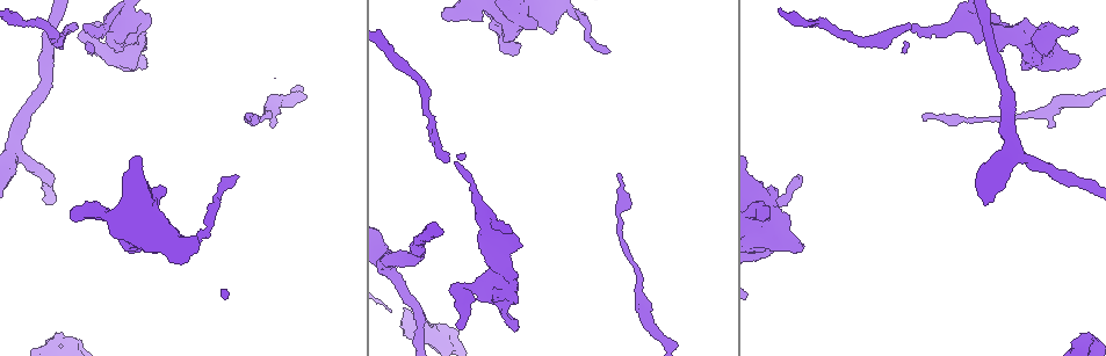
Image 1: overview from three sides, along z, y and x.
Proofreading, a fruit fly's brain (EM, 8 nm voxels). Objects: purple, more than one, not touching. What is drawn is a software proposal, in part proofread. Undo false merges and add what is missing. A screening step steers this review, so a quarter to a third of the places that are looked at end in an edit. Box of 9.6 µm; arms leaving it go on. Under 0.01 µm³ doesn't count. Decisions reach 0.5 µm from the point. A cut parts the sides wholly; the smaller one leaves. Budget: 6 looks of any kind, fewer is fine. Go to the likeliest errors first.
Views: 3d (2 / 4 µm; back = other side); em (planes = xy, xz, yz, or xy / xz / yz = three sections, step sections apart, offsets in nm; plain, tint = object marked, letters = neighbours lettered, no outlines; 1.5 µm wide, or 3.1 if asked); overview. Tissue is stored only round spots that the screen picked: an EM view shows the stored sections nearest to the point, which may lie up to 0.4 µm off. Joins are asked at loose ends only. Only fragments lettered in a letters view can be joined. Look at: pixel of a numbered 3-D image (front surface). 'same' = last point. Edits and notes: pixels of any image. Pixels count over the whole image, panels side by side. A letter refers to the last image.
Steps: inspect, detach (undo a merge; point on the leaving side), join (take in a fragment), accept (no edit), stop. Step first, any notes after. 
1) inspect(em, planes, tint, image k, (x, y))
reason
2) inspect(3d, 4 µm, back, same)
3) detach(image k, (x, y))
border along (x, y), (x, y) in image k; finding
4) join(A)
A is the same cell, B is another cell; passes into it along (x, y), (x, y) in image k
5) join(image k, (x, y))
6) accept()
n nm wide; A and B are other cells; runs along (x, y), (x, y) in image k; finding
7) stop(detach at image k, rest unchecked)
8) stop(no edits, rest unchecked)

inspect(3d, 2 µm, image 1, (73, 219))

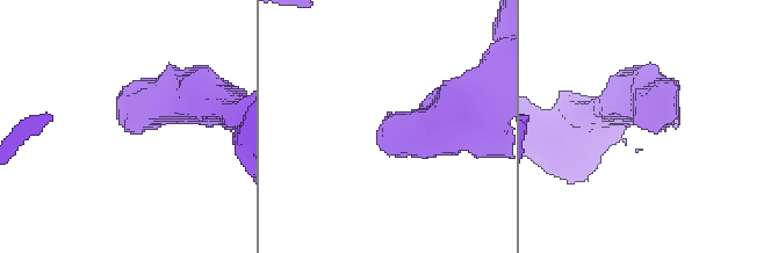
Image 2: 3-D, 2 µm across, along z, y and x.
inspect(em, planes, letters, image 2, (125, 126))

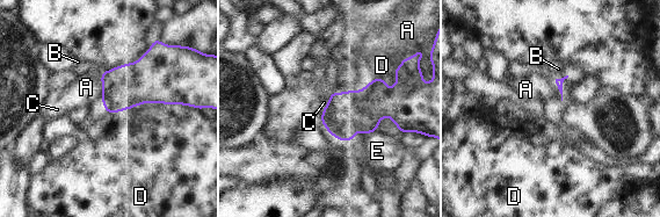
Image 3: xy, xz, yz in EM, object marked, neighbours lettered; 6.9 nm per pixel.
accept()
D touches over 550 nm; A, B, C, D and E are other cells; none of them fits

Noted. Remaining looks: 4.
inspect(em, planes, letters, image 1, (1053, 127))
branch stops here

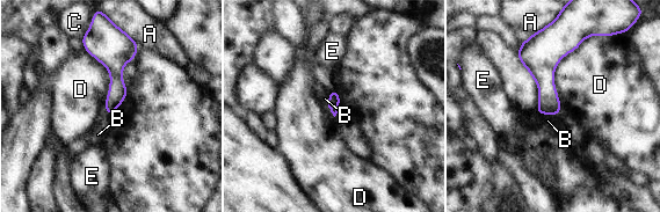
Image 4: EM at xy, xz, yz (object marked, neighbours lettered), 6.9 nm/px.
accept()
A, B, C, D and E are other cells; border along (589, 36), (556, 67), (561, 110) in image 4; none of them fits

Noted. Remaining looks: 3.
inspect(3d, 4 µm, image 1, (993, 14))
free end

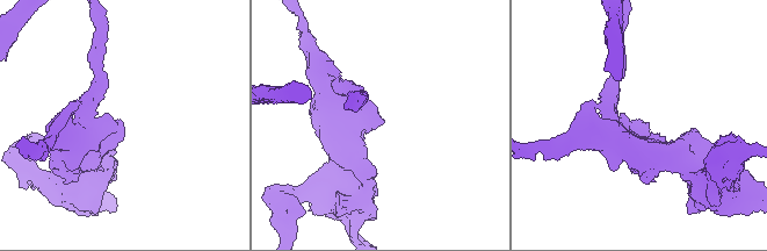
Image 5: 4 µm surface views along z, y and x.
inspect(em, xz, step 8, tint, image 5, (641, 120))

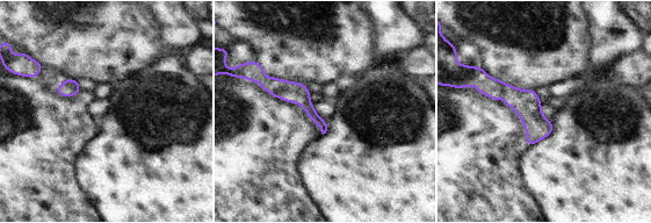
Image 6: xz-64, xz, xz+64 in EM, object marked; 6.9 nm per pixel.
inspect(em, planes, letters, same)

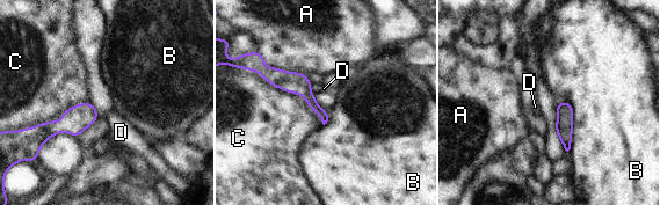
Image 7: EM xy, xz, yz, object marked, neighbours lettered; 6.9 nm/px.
accept()
A, B, C and D are other cells; no lettered fragment goes on from it

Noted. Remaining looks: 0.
stop(no edits, rest unchecked)

